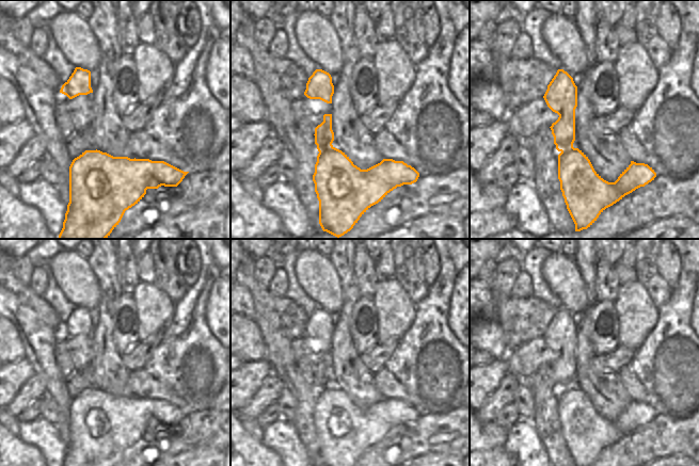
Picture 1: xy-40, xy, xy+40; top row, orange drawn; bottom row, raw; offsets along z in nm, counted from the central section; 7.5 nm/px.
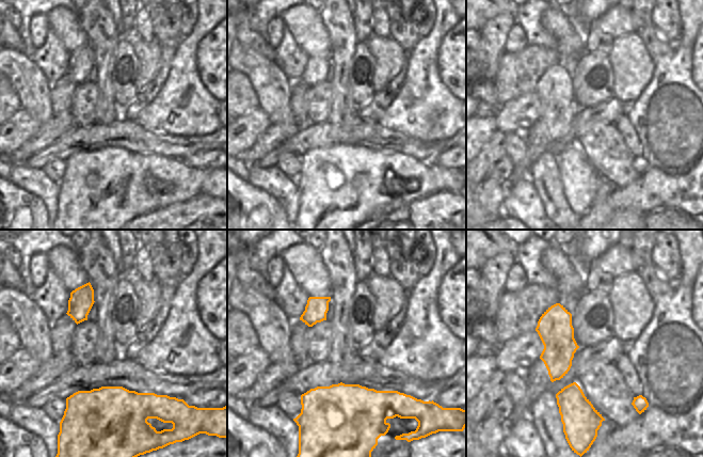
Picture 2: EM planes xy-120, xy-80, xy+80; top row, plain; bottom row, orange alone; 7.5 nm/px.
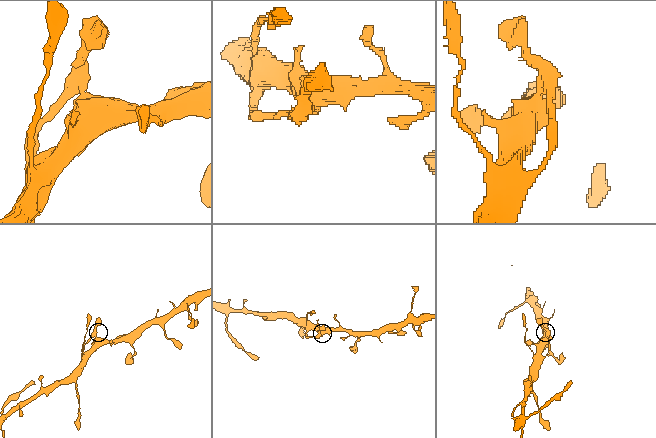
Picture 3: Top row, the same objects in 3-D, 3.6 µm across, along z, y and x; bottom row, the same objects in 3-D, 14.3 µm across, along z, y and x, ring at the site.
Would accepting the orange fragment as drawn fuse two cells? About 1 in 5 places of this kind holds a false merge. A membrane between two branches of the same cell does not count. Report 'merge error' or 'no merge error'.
no merge error

